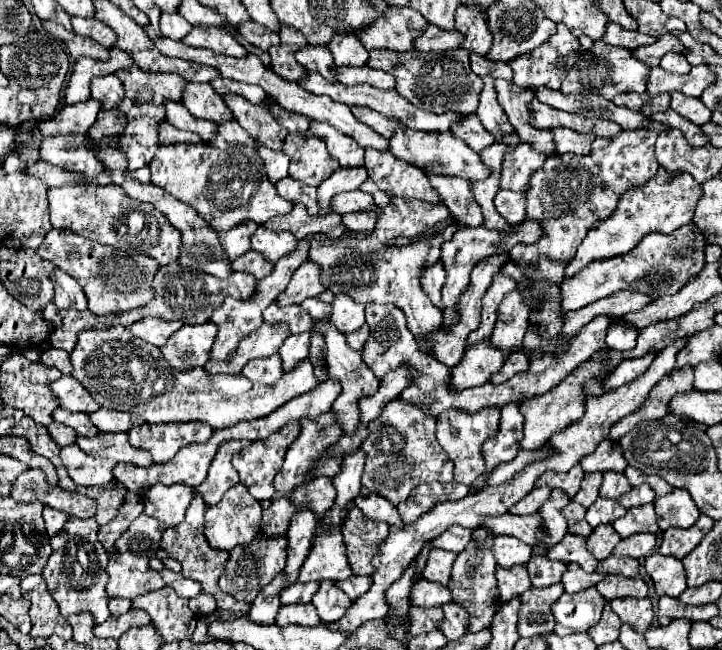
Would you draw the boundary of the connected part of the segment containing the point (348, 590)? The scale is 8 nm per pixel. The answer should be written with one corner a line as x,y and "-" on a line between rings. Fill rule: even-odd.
351,575
345,581
339,581
337,587
341,587
341,591
353,601
357,597
361,597
365,591
369,591
371,587
371,577
359,577
359,575

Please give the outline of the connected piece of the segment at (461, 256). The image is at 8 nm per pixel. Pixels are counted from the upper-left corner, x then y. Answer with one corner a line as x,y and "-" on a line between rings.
525,221
519,223
515,227
509,227
507,231
497,231
497,229
487,229
487,227
459,227
457,233
453,235
451,241
447,241
441,247
441,261
443,267
447,271
447,281
443,285
443,299
445,299
445,311
443,311
443,329
451,327
453,323
457,323
457,311
455,311
455,301
461,297
461,293
465,291
465,287
469,287
469,275
471,269
491,257
491,255
501,255
501,253
509,253
517,243
529,245
529,243
537,243
537,239
541,239
543,235
543,225
539,221

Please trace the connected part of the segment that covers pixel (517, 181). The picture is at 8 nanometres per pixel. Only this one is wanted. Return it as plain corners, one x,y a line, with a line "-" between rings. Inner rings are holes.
521,143
513,155
503,157
503,169
501,169
501,189
521,191
525,193
529,189
529,177
541,169
545,163
543,155
537,155
527,143

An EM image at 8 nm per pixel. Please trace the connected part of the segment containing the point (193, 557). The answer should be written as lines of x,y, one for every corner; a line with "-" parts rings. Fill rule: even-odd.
197,495
193,499
193,503
189,505
187,509
187,515
185,519
177,525
177,527
167,527
161,535
161,549
167,551
167,555
171,559
177,559
181,563
181,575
187,577
187,579
193,579
197,583
201,583
201,593
209,593
215,597
217,601
217,609
223,609
223,611
233,611
233,613
247,613
249,611
249,605
245,601
233,601
231,595
223,593
217,585
219,581
219,575
225,571
225,563
229,559
229,553
227,551
213,551
213,547
209,547
205,535
203,535
203,515
205,515
205,503
201,503
201,495

